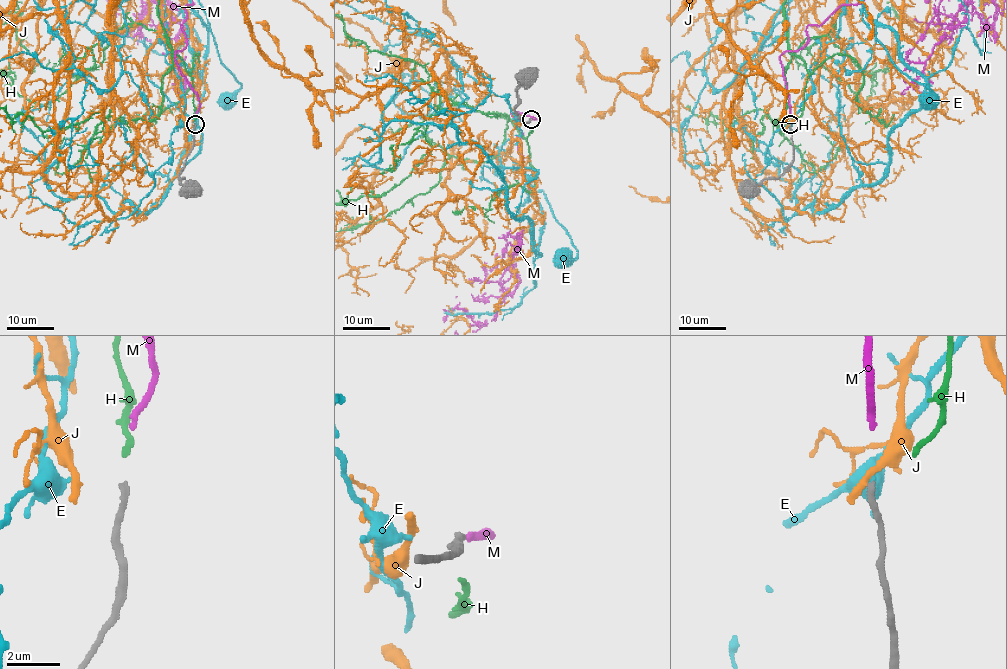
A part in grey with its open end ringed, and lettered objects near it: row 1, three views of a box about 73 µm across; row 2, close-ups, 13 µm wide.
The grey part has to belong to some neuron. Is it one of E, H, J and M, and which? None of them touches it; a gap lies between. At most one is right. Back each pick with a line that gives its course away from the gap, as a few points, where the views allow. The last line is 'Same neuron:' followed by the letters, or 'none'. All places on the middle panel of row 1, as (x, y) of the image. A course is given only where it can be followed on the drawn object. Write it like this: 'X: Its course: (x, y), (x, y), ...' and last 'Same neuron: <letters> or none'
M: Its course: (531, 120), (511, 109), (528, 191), (491, 283), (498, 296), (509, 285), (498, 298), (520, 277), (509, 242)
Same neuron: M

